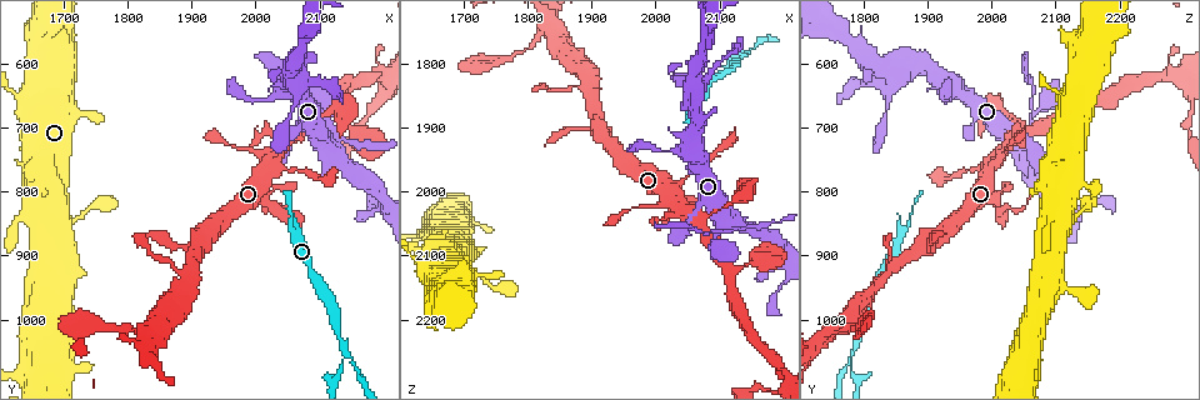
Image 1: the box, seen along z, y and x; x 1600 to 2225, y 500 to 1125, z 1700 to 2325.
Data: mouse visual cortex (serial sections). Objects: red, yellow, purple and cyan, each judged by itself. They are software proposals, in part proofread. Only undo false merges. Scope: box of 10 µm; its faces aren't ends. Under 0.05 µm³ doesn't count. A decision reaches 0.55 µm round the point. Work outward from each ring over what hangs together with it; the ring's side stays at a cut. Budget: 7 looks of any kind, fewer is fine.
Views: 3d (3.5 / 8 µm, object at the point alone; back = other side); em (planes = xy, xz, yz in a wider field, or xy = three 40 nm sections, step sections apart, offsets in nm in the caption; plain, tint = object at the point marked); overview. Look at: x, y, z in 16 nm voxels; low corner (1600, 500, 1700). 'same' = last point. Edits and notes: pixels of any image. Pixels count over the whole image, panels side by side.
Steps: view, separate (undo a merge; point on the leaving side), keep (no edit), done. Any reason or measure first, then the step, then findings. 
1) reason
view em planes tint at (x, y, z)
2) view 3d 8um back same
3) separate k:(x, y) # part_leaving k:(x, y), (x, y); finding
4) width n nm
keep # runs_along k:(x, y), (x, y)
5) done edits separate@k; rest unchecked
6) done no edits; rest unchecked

sudden change in width
view 3d 3.5um at (2035, 765, 1985)

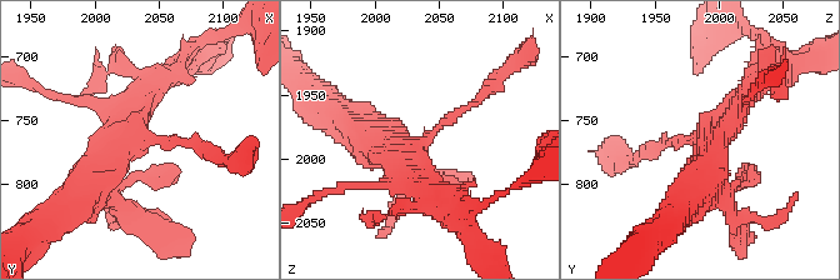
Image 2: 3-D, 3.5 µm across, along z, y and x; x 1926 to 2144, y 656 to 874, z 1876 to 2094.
arms 4; arm_widths 100, 150, 300, 500 nm; now the EM
view em xy step 5 tint at (2040, 764, 1986)

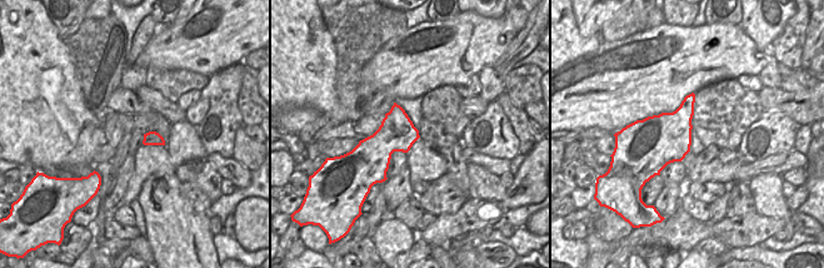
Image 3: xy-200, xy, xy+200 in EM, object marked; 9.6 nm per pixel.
keep # runs_along 2:(364, 138), (406, 154), (490, 86); continuous, no second cell

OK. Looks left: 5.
arms part here
view 3d 3.5um at (2095, 675, 2070)

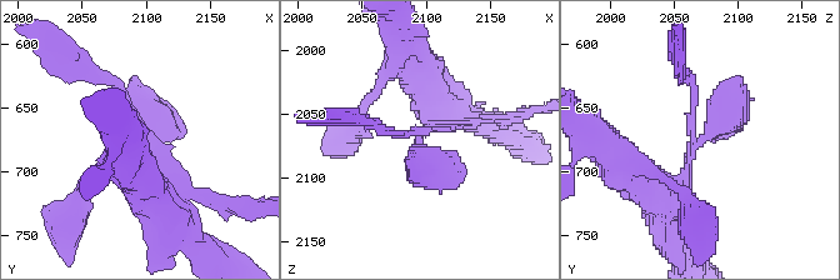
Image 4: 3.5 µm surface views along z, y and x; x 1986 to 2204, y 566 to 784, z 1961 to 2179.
view em xy step 5 tint at (2096, 676, 2070)

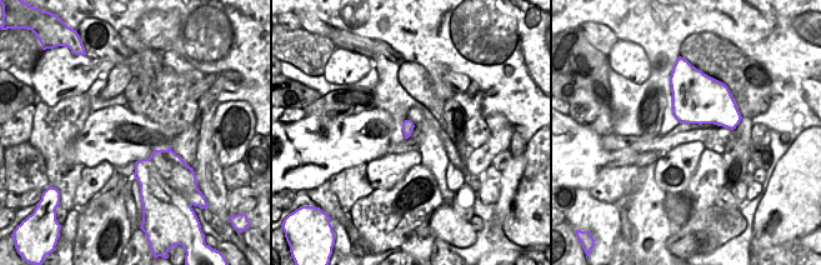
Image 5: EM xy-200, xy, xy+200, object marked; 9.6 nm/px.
keep # runs_along 4:(425, 90), (418, 150), (464, 173); all the same cell

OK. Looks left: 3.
a fork
view 3d 3.5um at (2145, 1055, 1785)

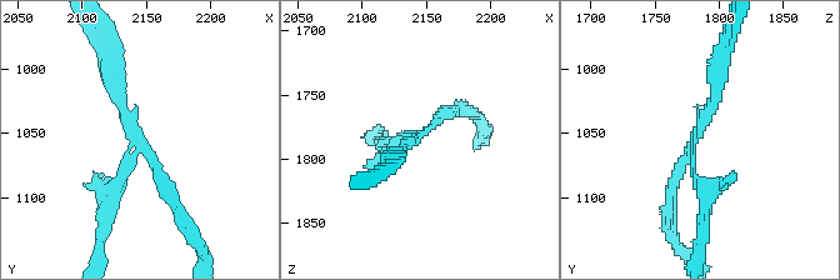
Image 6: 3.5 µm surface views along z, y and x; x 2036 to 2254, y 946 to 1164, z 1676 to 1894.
arms 3; arm_widths 150, 200, 200 nm; need the tissue
view em planes tint at (2146, 1056, 1782)

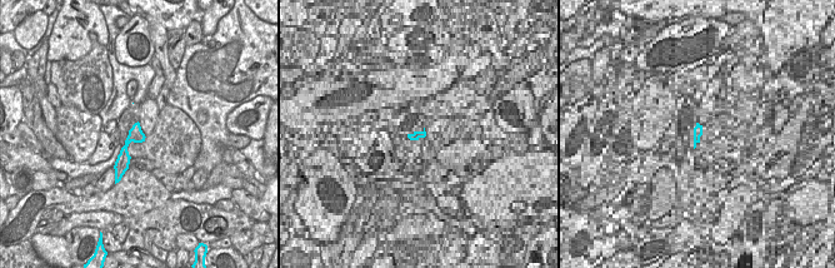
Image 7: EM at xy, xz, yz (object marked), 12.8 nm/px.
separate 6:(111, 183) # part_leaving 6:(128, 153), (100, 226); a second cell is stuck on

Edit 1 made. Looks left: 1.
done edits separate@6; rest unchecked

